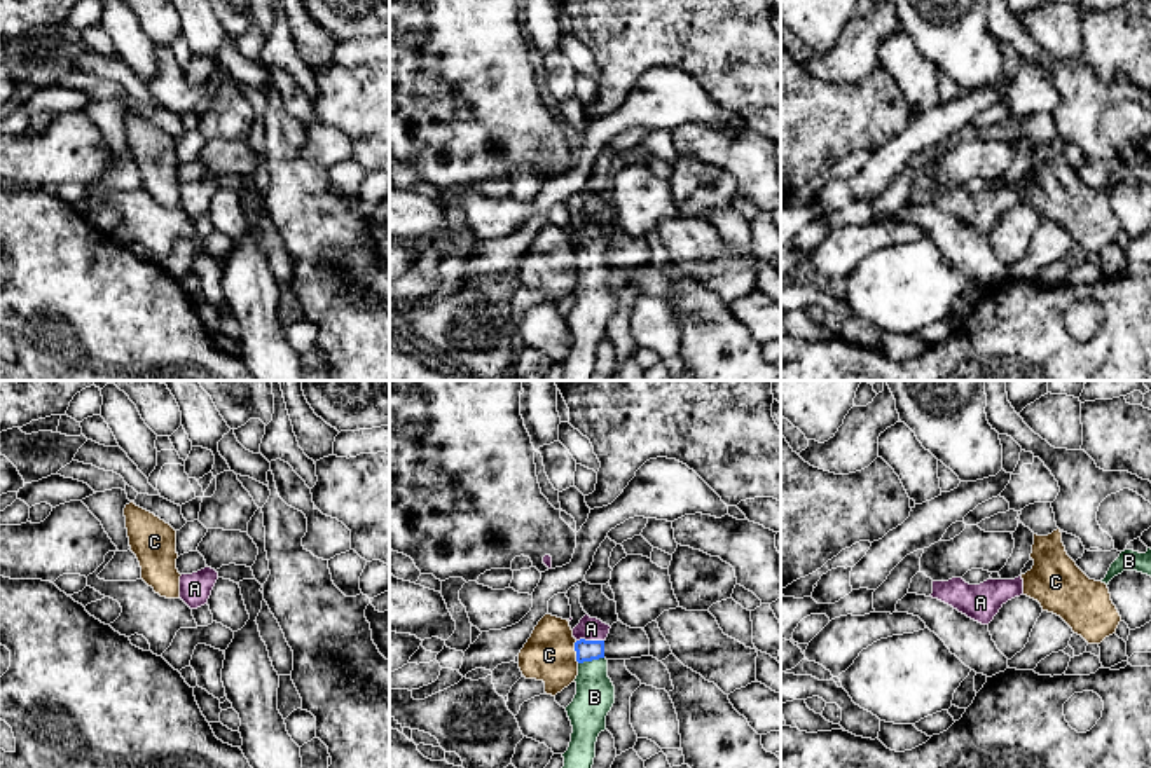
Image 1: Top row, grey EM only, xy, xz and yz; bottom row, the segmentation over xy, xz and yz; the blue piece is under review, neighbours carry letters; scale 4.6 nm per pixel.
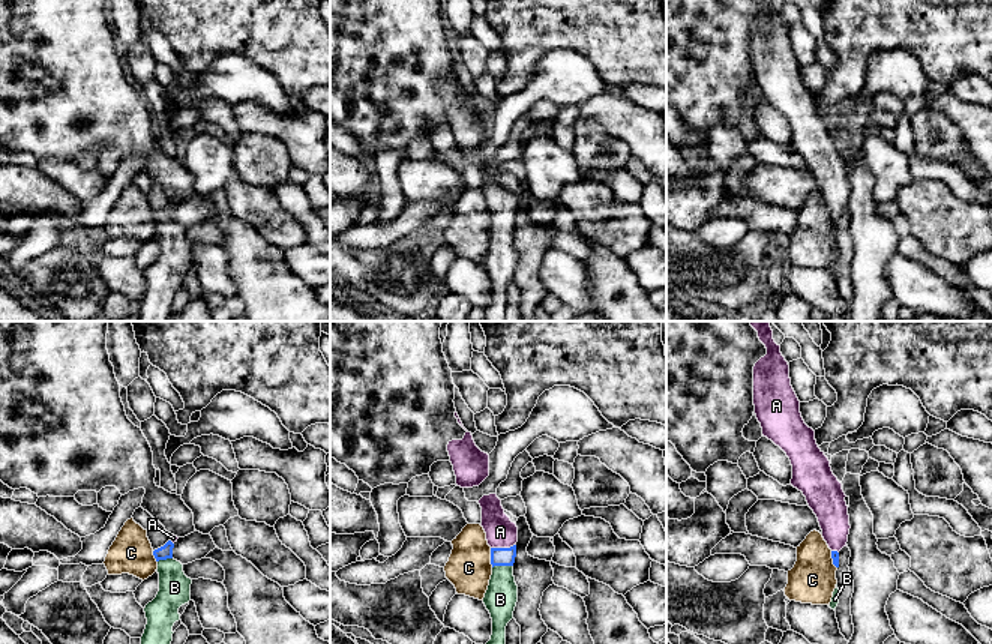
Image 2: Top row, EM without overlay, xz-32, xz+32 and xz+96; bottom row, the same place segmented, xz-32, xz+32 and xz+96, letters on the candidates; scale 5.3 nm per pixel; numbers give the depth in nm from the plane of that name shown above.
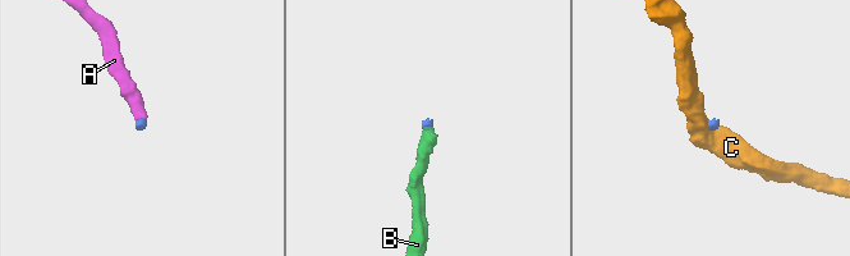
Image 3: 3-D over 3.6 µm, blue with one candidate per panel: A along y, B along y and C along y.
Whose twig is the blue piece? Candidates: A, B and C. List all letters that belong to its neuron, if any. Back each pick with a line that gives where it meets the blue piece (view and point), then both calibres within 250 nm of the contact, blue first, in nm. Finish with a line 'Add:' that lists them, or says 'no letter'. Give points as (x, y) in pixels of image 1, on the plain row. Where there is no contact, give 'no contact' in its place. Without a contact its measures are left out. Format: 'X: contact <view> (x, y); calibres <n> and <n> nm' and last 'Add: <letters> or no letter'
A: contact xz (589, 250); calibres 100 and 110 nm
B: contact xz (591, 269); calibres 100 and 180 nm
Add: A, B

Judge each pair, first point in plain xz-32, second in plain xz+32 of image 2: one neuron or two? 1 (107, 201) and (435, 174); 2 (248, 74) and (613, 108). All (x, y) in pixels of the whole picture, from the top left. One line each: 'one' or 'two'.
1: two
2: two

